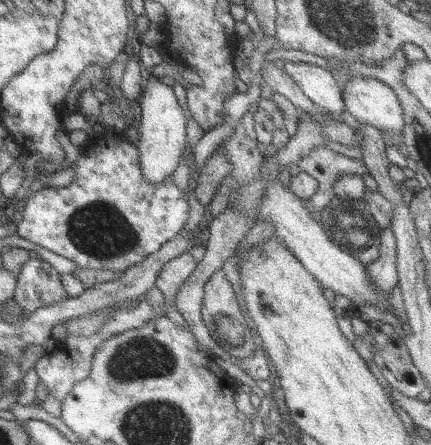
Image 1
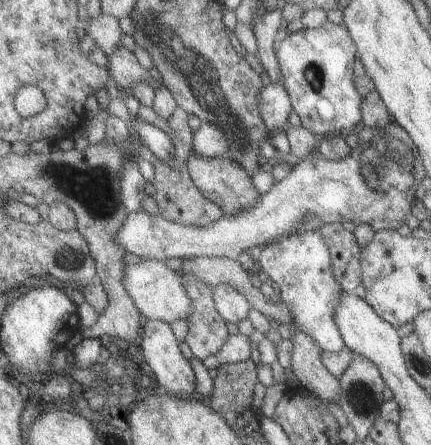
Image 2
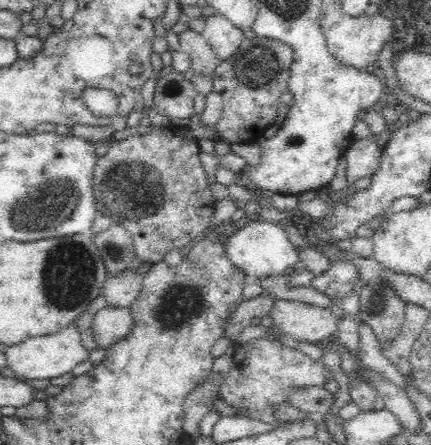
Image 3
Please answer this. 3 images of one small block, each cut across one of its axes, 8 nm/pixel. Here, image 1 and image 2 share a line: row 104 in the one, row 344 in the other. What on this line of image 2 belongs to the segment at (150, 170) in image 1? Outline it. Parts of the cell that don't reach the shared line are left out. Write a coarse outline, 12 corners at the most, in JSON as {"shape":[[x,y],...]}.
{"shape":[[147,319],[140,348],[153,384],[193,395],[194,372],[170,324]]}

